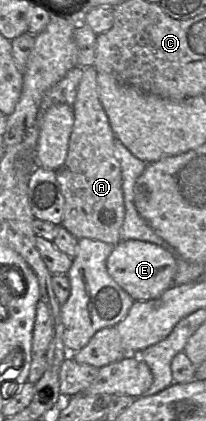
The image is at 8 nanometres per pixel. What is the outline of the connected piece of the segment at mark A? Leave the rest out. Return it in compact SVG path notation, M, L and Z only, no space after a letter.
M93 66L84 68L72 107L74 123L67 157L56 170L64 197L61 225L77 239L89 238L115 245L121 240L120 230L126 212L122 173L114 148L115 135L99 100L97 71Z

